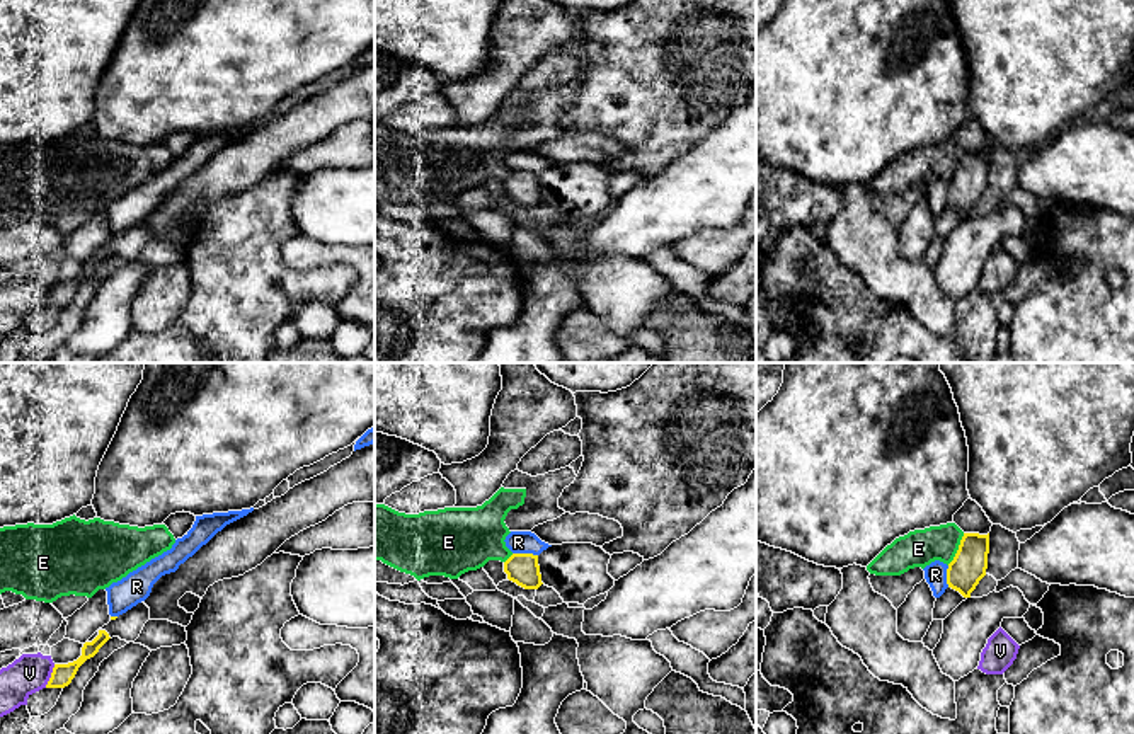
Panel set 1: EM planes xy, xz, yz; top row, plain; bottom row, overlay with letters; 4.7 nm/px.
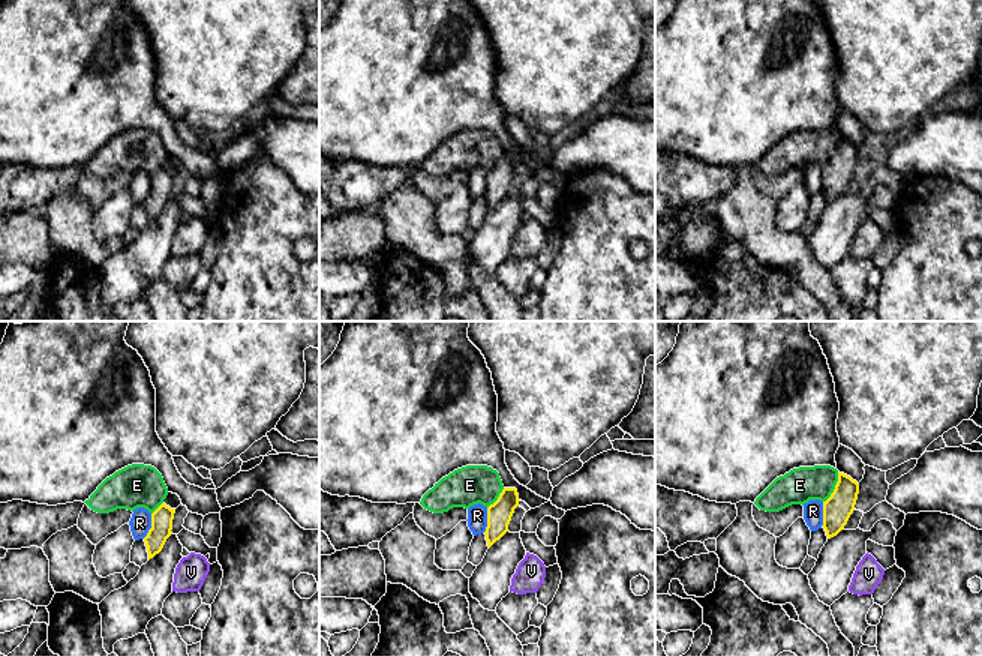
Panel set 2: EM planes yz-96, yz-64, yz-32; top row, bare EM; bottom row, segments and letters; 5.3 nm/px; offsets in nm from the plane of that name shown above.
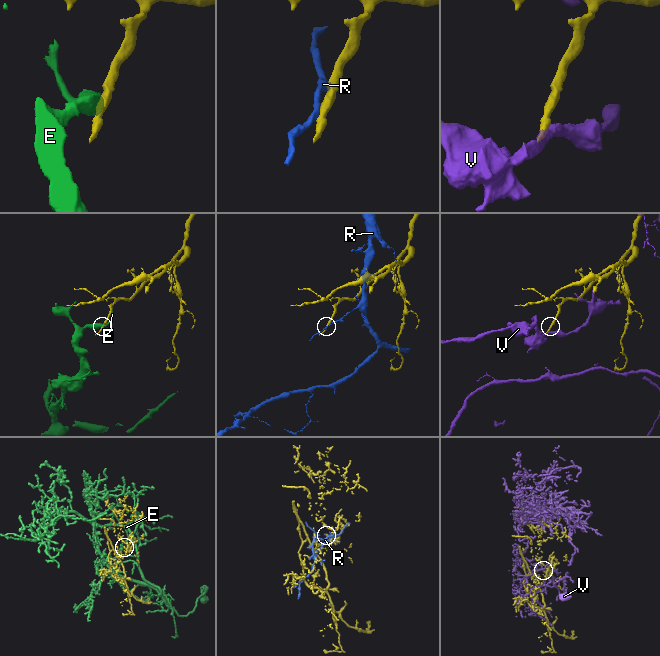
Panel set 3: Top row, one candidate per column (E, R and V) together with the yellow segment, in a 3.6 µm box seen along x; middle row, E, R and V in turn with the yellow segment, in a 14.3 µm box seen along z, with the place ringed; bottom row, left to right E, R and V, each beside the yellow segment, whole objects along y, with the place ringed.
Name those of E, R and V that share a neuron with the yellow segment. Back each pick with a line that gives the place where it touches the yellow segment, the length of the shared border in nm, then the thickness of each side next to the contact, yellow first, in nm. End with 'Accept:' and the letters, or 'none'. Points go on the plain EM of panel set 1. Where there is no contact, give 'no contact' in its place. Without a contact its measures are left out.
Accept: none

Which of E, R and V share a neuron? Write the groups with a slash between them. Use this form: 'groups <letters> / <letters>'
groups E / R / V

